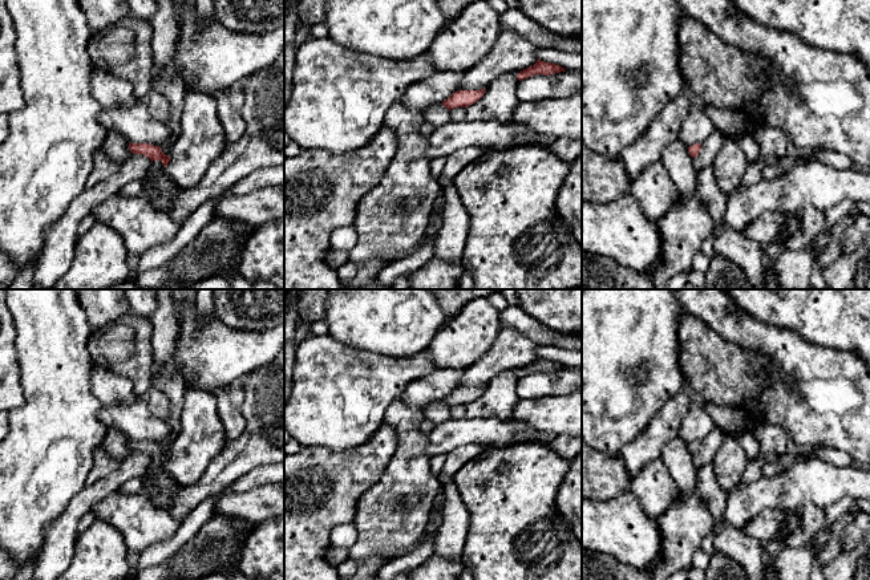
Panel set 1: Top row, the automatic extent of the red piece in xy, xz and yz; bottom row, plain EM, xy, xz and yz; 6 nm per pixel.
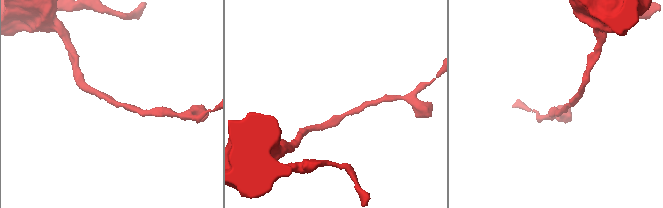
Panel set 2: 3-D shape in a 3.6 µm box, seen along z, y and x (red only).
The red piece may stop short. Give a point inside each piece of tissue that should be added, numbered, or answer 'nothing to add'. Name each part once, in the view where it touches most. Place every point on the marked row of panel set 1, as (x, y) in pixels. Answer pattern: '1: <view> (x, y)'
nothing to add

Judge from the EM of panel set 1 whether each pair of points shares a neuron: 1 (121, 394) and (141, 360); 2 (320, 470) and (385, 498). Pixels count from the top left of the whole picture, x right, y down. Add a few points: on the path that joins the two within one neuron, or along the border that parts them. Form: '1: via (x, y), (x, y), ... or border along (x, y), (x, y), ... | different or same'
1: border along (101, 366), (125, 377), (140, 397) | different
2: border along (387, 466), (380, 478), (360, 497), (353, 518) | different

